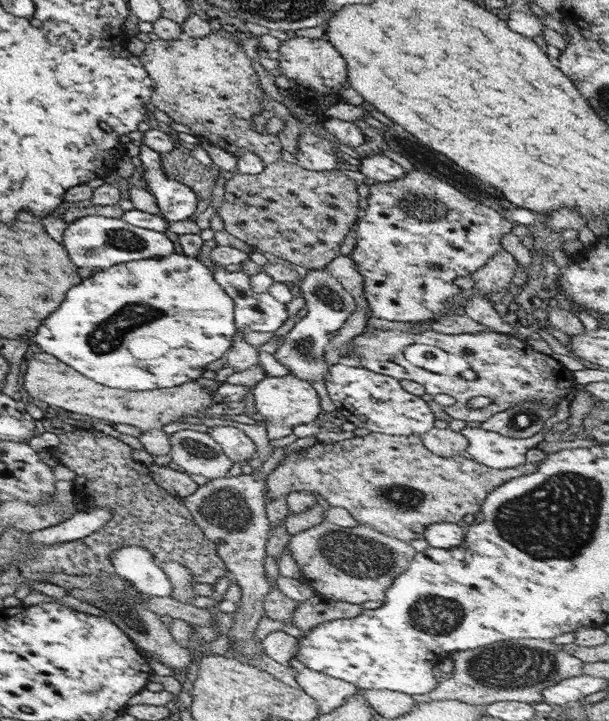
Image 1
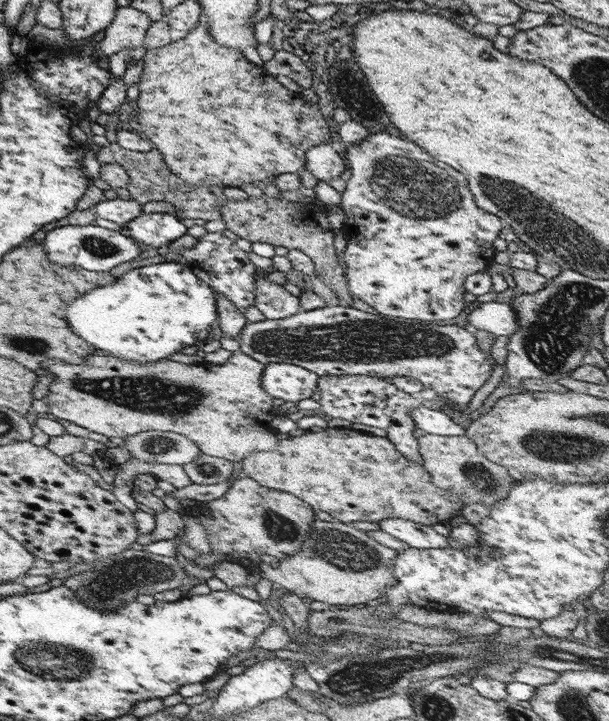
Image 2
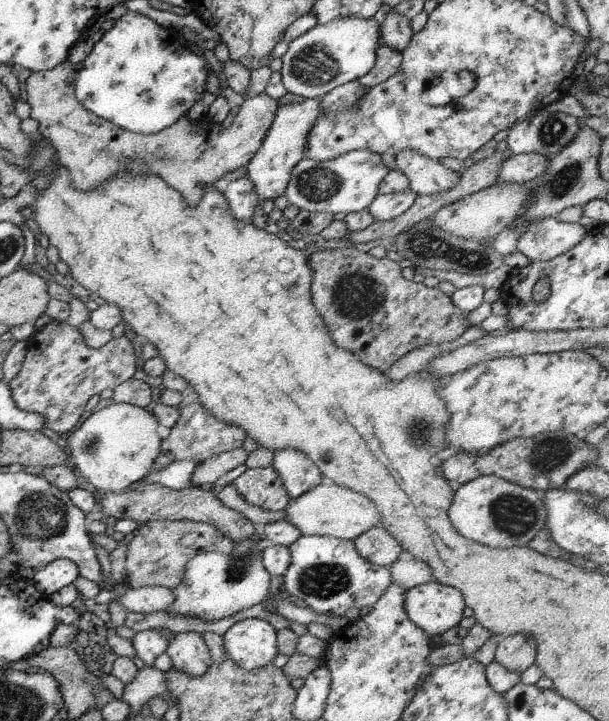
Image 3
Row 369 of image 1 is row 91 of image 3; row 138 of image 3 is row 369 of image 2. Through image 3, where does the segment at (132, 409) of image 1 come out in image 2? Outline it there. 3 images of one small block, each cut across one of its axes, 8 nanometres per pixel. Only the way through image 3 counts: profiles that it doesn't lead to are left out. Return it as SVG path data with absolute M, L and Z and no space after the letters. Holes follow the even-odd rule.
M240 351L234 353L225 364L214 364L214 372L210 372L204 364L180 364L172 360L136 364L111 356L102 358L104 360L93 355L93 364L76 365L55 359L42 363L41 368L56 376L45 390L44 400L50 407L49 416L108 438L124 439L140 432L154 431L178 433L194 442L204 454L232 462L243 461L253 452L268 452L278 446L280 438L270 425L278 417L272 403L274 397L261 387L261 374L266 370L266 364L258 363Z

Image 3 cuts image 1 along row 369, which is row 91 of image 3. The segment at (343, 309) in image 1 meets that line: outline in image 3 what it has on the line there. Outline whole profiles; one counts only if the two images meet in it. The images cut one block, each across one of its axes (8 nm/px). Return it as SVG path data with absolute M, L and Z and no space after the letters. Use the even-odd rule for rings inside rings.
M347 17L326 25L316 24L310 31L293 39L288 52L282 56L282 84L294 96L318 100L337 87L365 76L375 66L380 44L379 24L372 17Z

